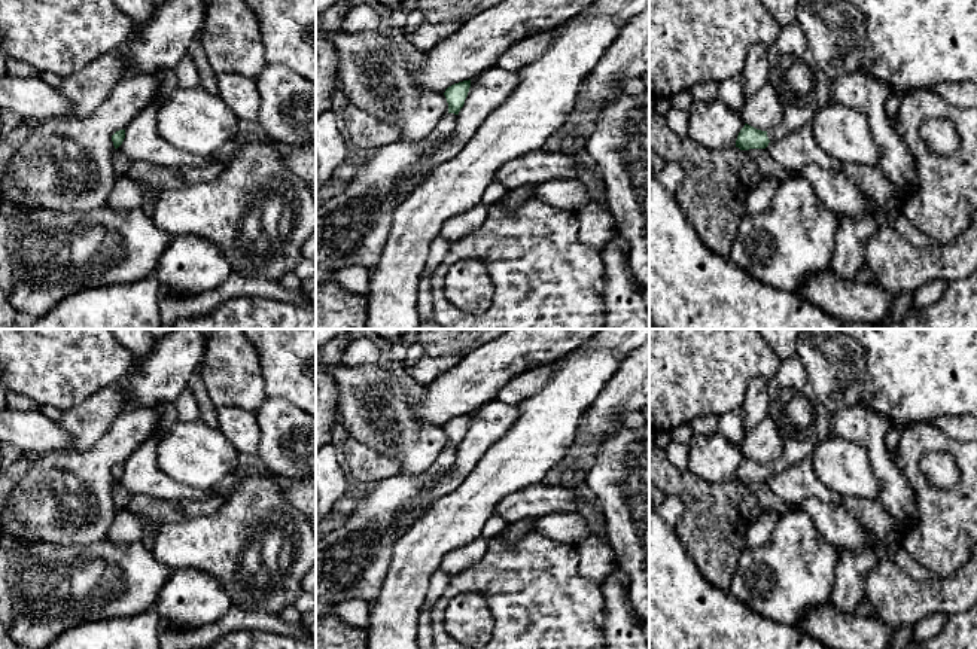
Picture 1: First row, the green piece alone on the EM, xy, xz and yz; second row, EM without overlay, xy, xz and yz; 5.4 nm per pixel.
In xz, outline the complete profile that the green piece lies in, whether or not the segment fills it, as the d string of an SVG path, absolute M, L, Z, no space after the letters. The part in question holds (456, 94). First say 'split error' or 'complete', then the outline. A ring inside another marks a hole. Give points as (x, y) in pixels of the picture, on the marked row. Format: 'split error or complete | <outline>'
split error | M471 79L445 89L448 113L429 135L416 141L396 140L365 153L341 192L316 202L316 266L338 271L362 265L372 274L399 204L398 189L416 191L430 174L408 176L407 171L426 150L453 134L469 88Z

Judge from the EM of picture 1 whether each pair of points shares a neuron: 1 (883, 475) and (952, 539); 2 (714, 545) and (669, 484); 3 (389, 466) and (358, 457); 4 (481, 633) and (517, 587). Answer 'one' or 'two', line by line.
1: two
2: one
3: one
4: two

